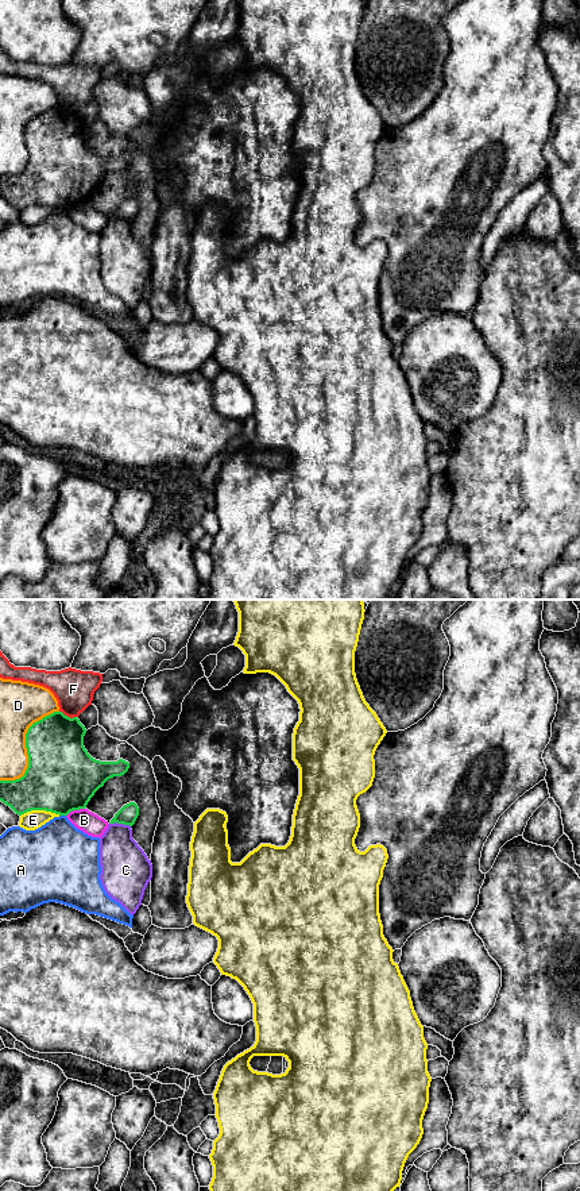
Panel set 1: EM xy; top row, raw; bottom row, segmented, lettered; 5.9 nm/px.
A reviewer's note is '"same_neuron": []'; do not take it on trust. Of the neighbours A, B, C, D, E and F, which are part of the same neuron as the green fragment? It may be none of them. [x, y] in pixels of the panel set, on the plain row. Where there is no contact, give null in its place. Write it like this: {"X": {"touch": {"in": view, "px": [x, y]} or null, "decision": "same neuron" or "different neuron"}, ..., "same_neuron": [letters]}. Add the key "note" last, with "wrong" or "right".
{"A": {"touch": {"in": "xy", "px": [62, 209]}, "decision": "different neuron"}, "B": {"touch": {"in": "xy", "px": [74, 204]}, "decision": "different neuron"}, "C": {"touch": {"in": "xy", "px": [120, 218]}, "decision": "different neuron"}, "D": {"touch": {"in": "xy", "px": [26, 142]}, "decision": "different neuron"}, "E": {"touch": {"in": "xy", "px": [39, 204]}, "decision": "different neuron"}, "F": {"touch": {"in": "xy", "px": [66, 111]}, "decision": "different neuron"}, "same_neuron": [], "note": "right"}

